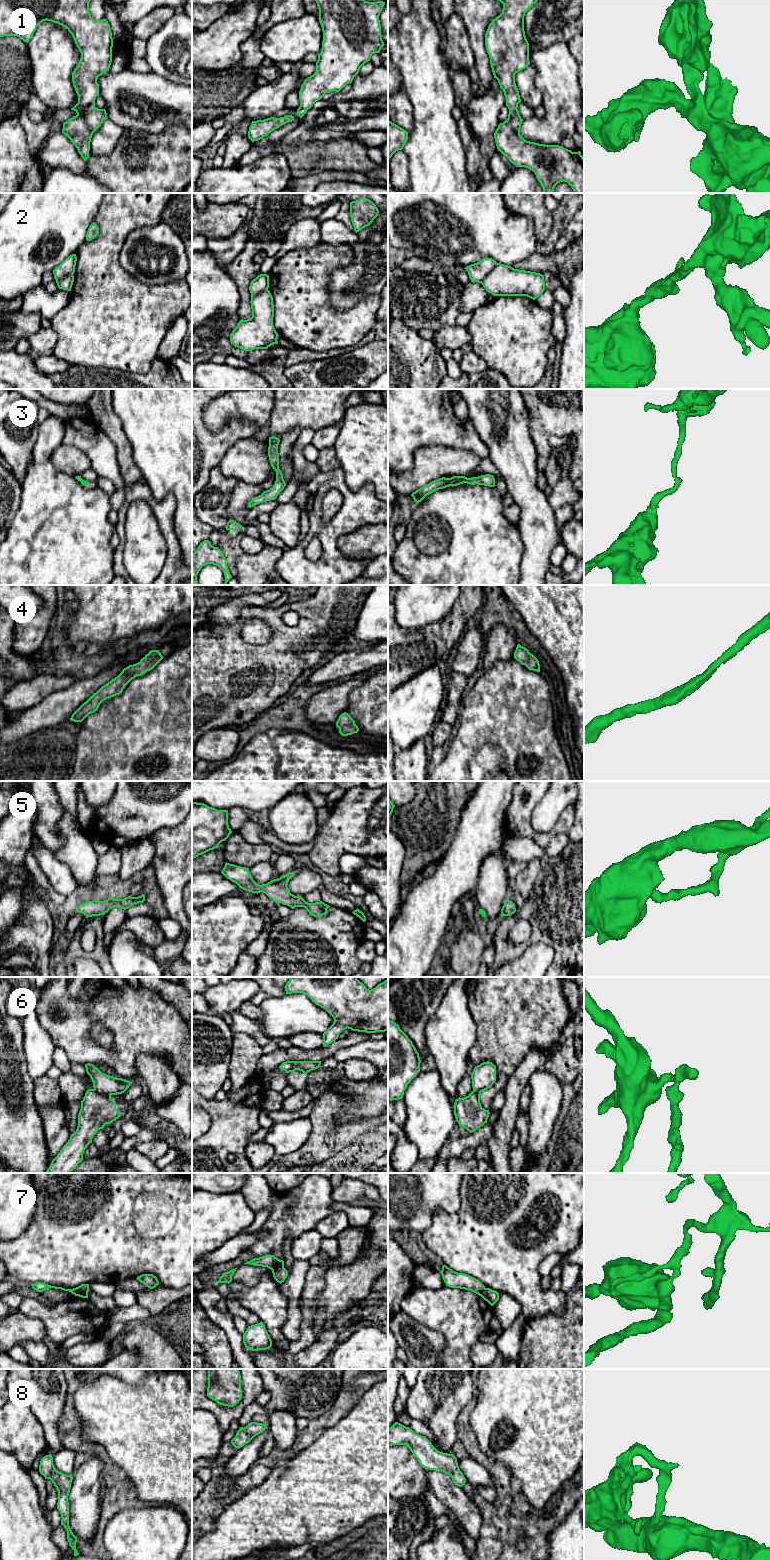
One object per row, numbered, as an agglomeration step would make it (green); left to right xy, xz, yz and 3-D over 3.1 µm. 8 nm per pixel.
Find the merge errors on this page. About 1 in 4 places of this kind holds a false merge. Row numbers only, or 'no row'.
2, 3, 6, 7

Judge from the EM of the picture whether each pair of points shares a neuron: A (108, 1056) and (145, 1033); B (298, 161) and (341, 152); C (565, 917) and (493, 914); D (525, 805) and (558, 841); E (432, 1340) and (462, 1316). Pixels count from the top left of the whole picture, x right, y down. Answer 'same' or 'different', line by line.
A: same
B: same
C: different
D: different
E: different

